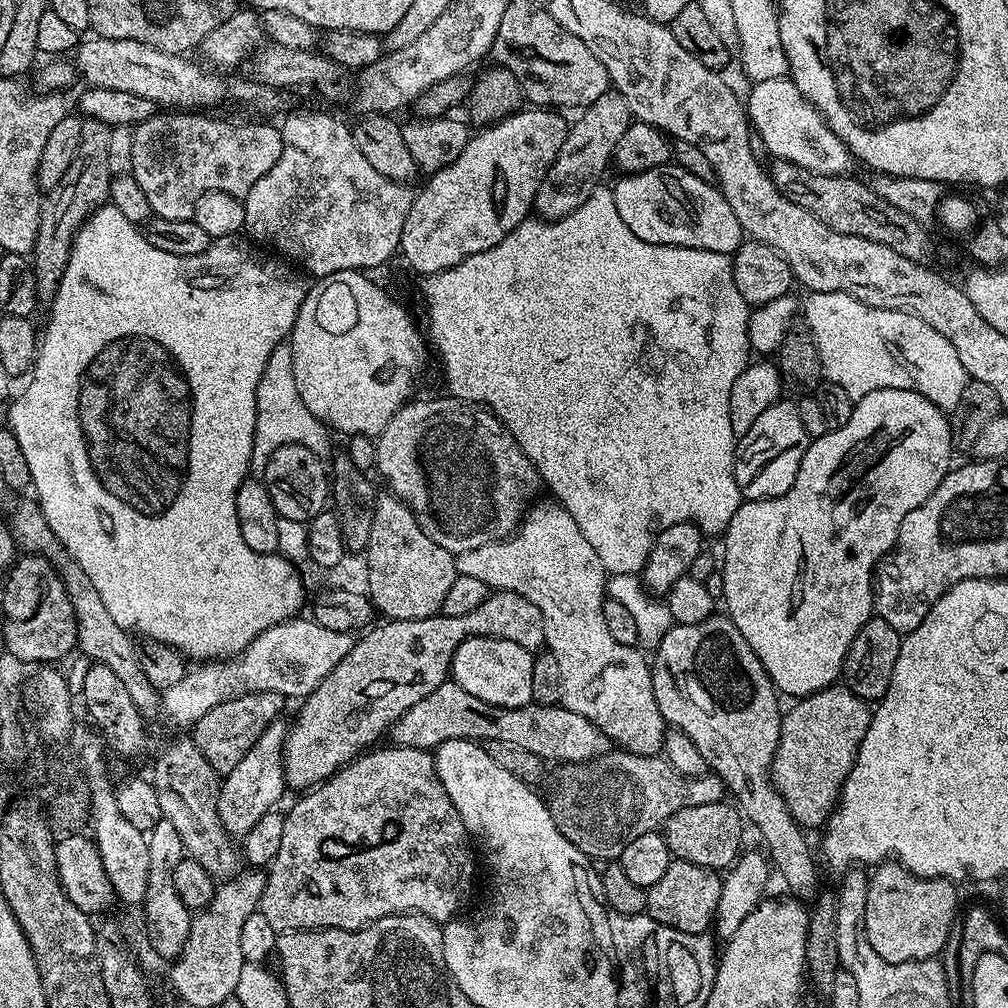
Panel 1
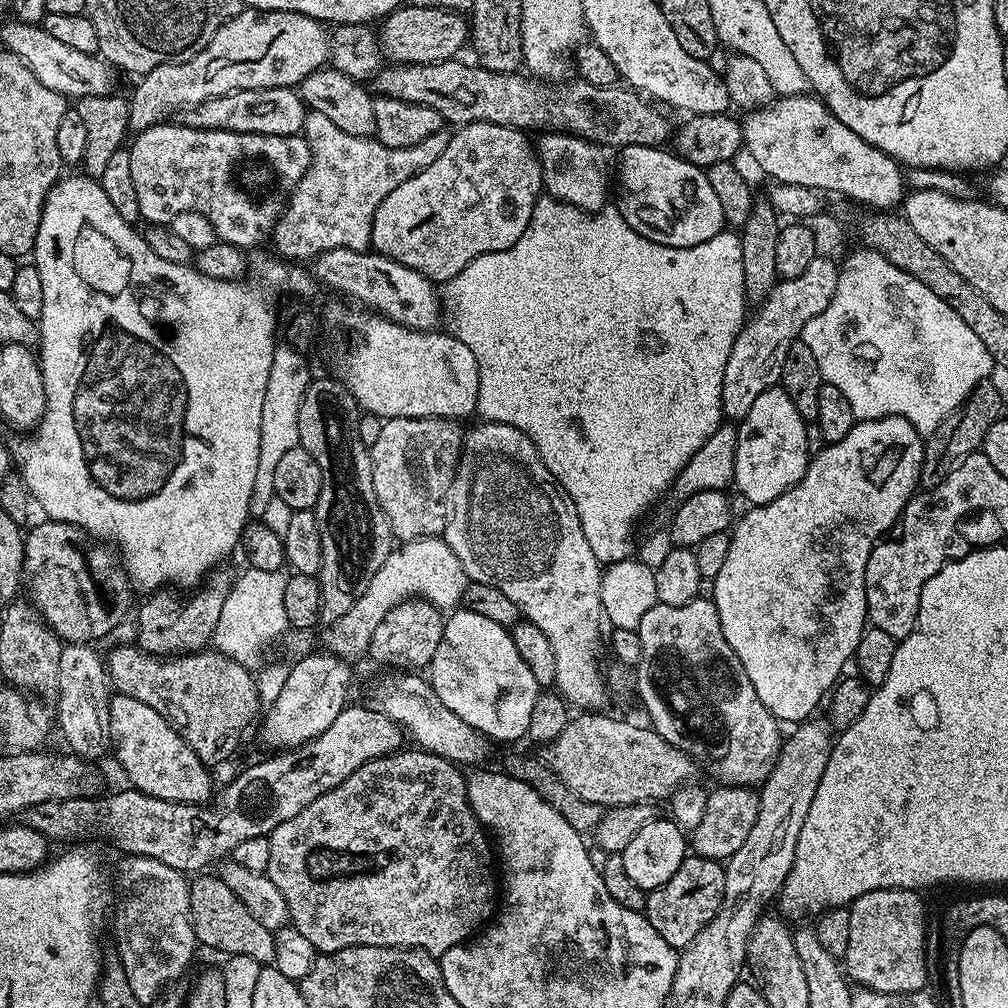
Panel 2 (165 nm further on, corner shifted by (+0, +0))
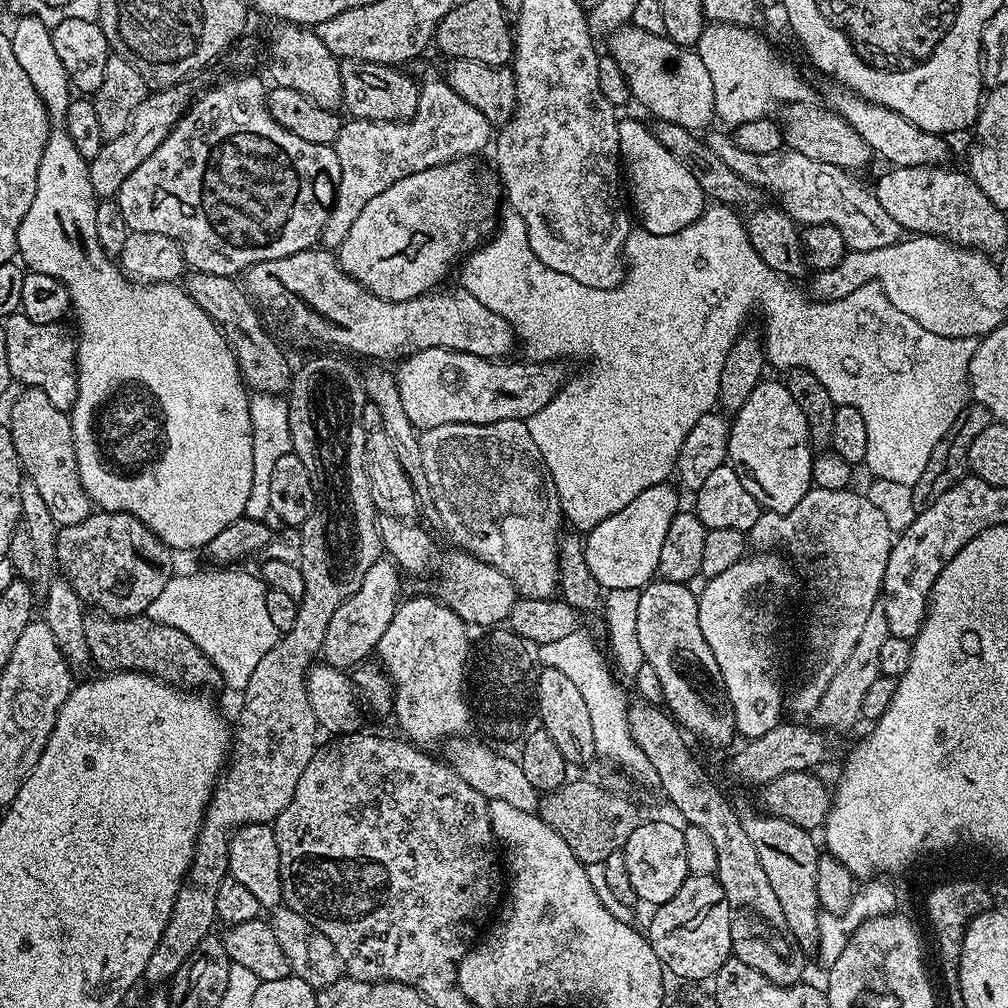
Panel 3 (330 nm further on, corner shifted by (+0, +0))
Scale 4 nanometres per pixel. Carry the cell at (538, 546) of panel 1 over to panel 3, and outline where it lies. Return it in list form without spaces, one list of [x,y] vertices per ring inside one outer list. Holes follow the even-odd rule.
[[[503,420],[502,422],[490,422],[489,424],[451,424],[450,426],[434,426],[423,429],[419,433],[420,449],[422,450],[422,466],[426,470],[426,482],[428,483],[427,495],[432,495],[432,504],[448,531],[448,536],[453,540],[457,549],[463,550],[469,556],[494,566],[494,570],[502,570],[510,582],[514,582],[517,593],[524,598],[542,598],[547,600],[555,597],[559,585],[559,544],[562,529],[566,521],[564,512],[560,509],[560,499],[556,496],[556,490],[552,487],[547,468],[544,466],[544,459],[534,446],[534,438],[530,438],[530,430],[523,420]]]

